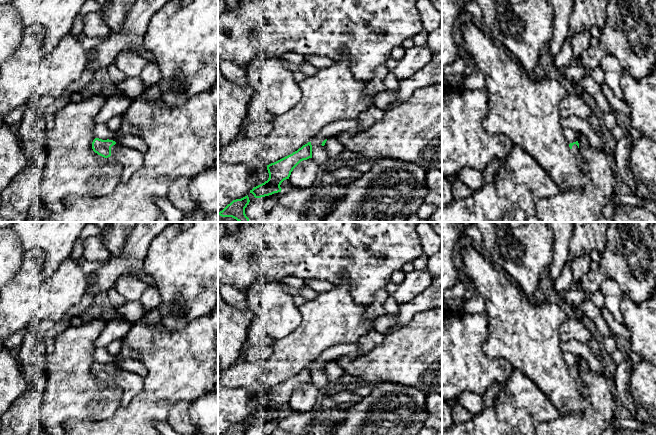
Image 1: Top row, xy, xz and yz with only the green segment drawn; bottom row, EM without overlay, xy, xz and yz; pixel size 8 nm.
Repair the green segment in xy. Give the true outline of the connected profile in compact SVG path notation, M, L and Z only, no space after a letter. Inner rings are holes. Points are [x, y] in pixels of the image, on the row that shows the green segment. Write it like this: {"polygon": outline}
{"polygon": "M95 138L92 142L92 149L104 158L111 156L122 166L120 183L126 183L142 167L144 162L143 153L120 145L113 140Z"}

